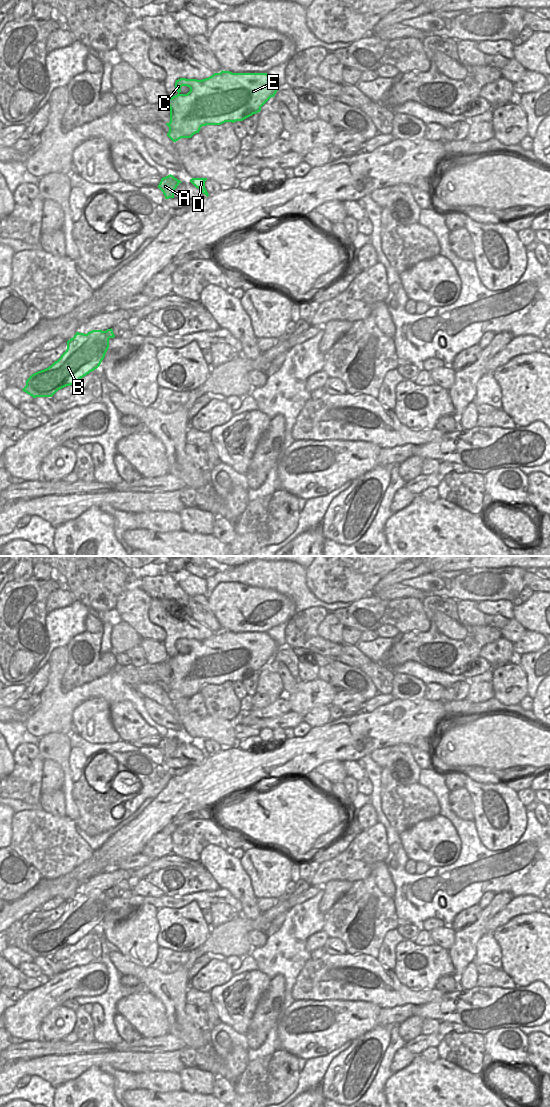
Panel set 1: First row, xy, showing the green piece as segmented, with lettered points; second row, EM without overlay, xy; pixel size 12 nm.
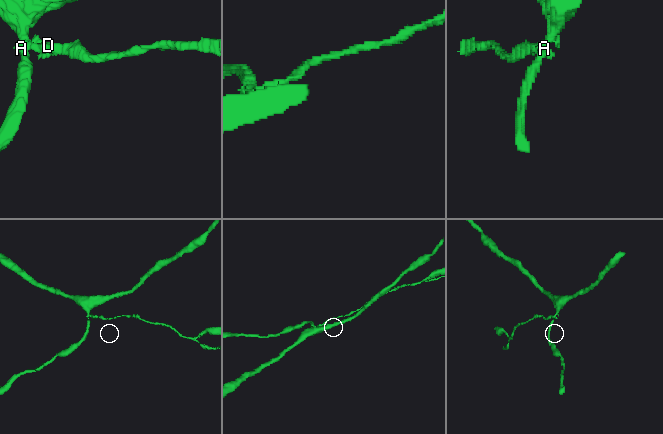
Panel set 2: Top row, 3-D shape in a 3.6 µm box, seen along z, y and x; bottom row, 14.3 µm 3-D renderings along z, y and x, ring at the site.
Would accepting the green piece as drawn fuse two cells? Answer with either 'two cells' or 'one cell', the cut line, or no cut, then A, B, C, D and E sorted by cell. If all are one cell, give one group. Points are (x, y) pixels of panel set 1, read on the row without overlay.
two cells; cut xy (177, 740), (179, 742); groups A B C E / D

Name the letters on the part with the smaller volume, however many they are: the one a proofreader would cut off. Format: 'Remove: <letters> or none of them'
Remove: D

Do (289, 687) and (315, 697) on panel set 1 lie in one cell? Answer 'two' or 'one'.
two

